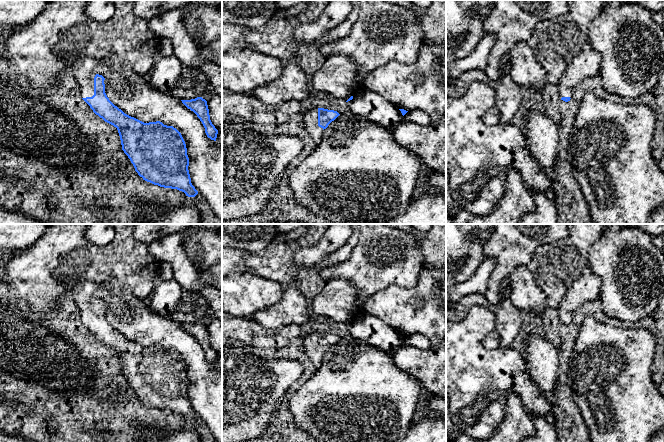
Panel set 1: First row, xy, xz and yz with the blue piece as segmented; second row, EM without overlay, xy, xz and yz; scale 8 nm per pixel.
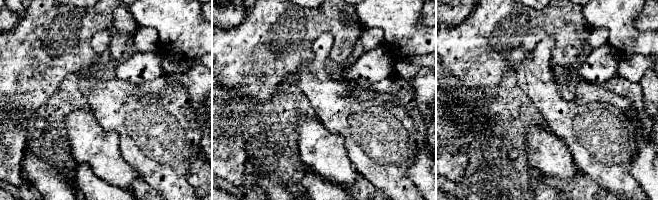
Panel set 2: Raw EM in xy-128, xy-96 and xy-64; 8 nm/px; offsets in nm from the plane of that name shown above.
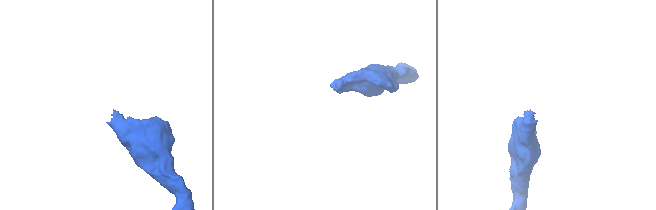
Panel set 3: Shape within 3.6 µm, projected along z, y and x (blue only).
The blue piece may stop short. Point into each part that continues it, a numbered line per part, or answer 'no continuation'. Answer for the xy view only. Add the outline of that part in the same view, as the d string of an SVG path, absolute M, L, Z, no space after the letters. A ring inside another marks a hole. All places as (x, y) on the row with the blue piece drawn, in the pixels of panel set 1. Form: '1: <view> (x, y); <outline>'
1: xy (83, 72); M86 59L84 62L79 62L72 67L73 76L80 86L80 95L82 98L94 95L95 65L96 61Z

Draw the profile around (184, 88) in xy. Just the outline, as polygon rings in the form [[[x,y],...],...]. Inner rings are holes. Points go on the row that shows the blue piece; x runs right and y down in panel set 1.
[[[211,62],[201,64],[197,66],[197,69],[207,79],[206,86],[200,95],[194,91],[196,80],[194,78],[186,78],[182,75],[178,78],[171,94],[180,100],[191,100],[202,97],[208,101],[212,94],[217,94],[222,98],[222,66]]]

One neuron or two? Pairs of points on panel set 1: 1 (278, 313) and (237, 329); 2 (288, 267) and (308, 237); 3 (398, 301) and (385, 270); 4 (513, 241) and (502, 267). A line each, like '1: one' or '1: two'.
1: two
2: one
3: two
4: one

